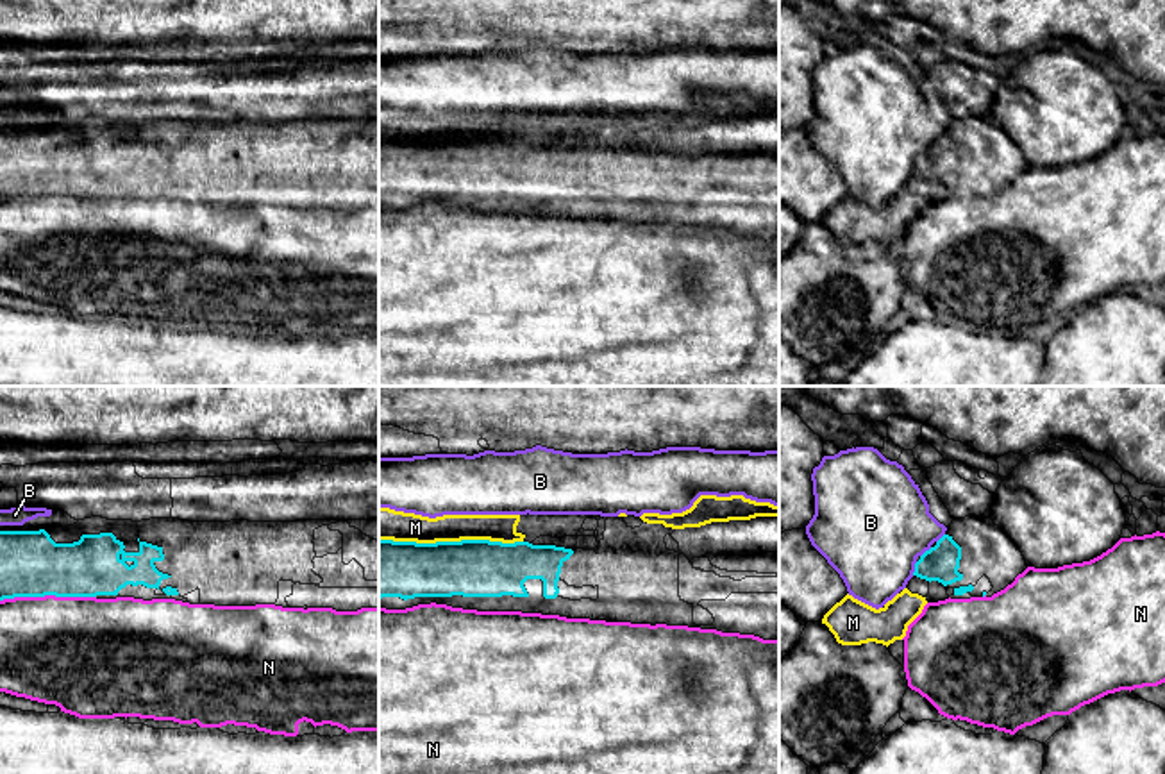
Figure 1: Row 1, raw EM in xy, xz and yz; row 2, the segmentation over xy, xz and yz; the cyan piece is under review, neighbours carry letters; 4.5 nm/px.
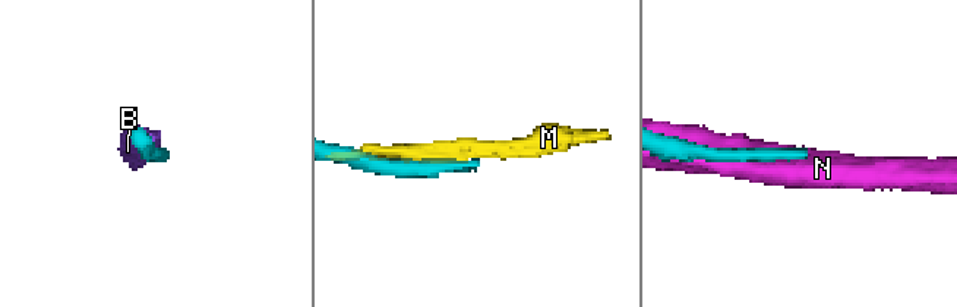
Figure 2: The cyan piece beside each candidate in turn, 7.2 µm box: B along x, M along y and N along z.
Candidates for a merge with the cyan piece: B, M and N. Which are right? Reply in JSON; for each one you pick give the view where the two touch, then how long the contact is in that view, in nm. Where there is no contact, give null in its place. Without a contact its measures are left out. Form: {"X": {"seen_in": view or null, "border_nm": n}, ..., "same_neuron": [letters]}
{"same_neuron": []}

